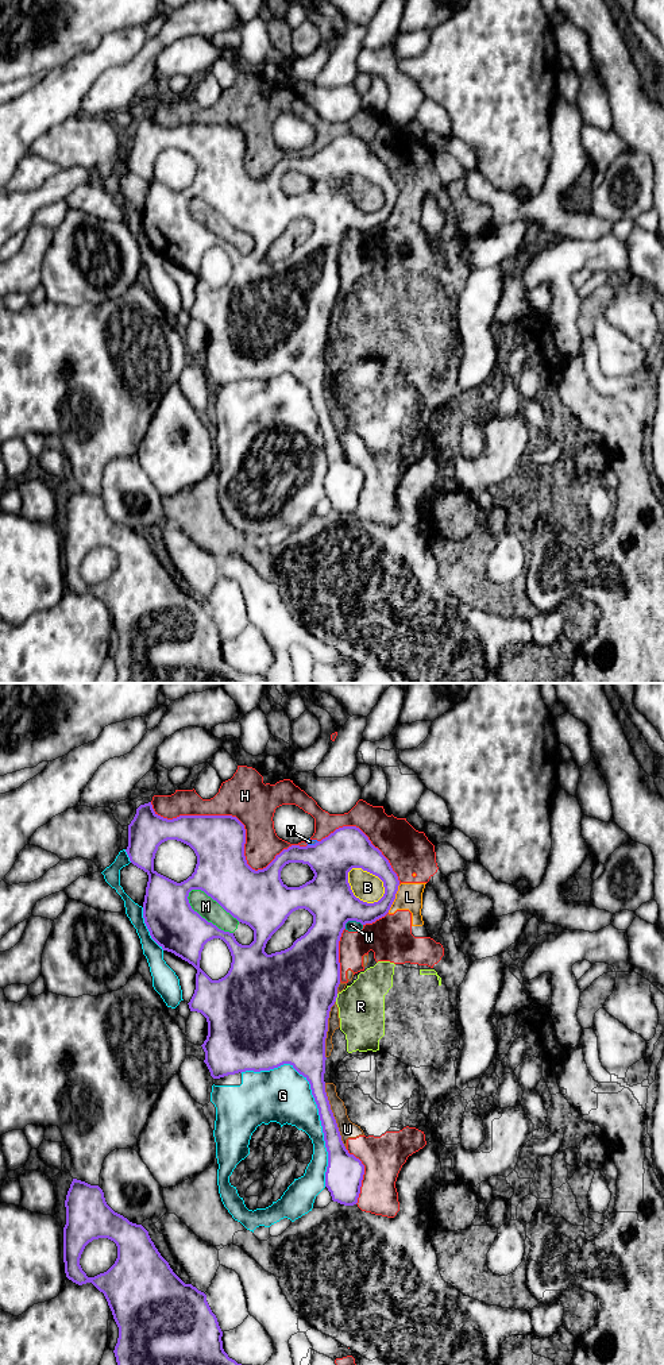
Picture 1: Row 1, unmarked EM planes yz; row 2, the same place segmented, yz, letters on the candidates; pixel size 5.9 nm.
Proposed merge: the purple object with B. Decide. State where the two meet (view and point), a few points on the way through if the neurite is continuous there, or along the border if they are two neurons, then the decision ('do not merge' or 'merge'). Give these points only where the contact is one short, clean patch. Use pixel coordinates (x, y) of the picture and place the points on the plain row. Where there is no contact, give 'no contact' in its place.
yz (371, 181) | do not merge

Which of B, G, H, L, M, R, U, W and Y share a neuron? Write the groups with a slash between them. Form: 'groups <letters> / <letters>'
groups B H L M R U W Y / G

